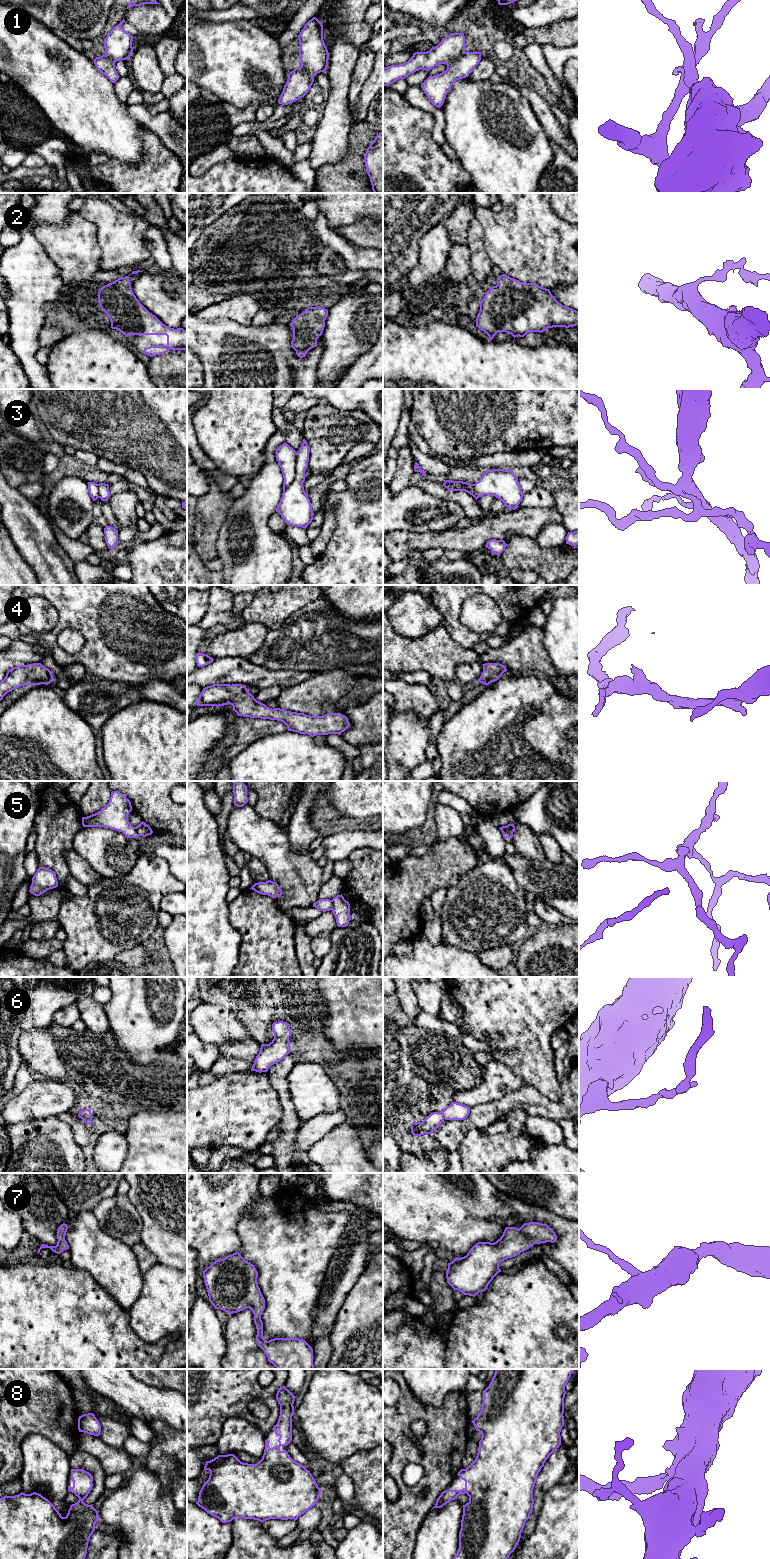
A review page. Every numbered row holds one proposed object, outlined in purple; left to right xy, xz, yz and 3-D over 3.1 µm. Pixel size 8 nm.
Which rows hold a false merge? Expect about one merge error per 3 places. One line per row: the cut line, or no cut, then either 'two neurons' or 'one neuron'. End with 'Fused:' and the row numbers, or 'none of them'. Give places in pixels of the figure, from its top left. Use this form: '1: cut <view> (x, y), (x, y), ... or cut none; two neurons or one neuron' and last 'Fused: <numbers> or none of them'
1: cut yz (464, 51), (447, 65); two neurons
2: cut none; one neuron
3: cut xz (297, 452), (295, 478), (283, 489); two neurons
4: cut none; one neuron
5: cut yz (502, 832), (507, 830), (512, 833); two neurons
6: cut none; one neuron
7: cut none; one neuron
8: cut none; one neuron
Fused: 1, 3, 5

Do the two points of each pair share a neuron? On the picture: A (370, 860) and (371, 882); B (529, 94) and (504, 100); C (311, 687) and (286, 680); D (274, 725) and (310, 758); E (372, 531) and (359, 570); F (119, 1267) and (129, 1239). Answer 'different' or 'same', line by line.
A: same
B: different
C: different
D: different
E: same
F: different

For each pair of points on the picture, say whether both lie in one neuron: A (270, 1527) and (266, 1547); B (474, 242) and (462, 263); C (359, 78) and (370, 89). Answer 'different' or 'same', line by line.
A: different
B: different
C: different

